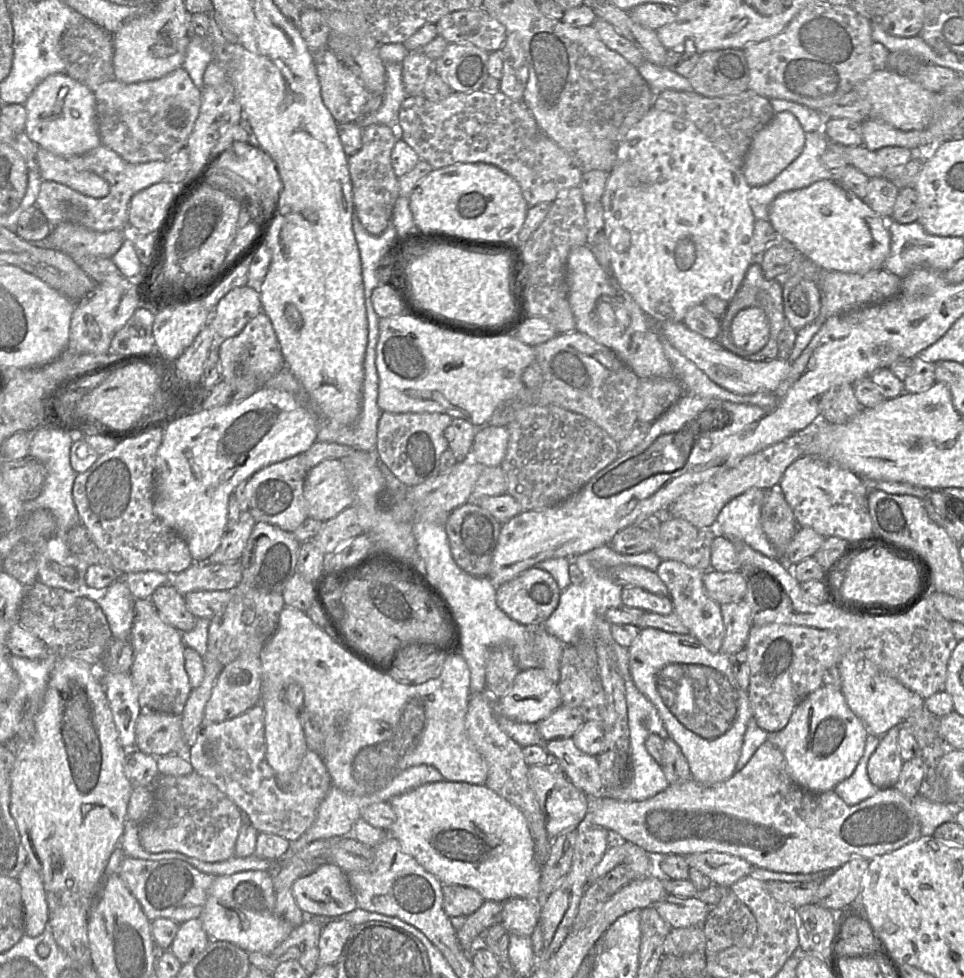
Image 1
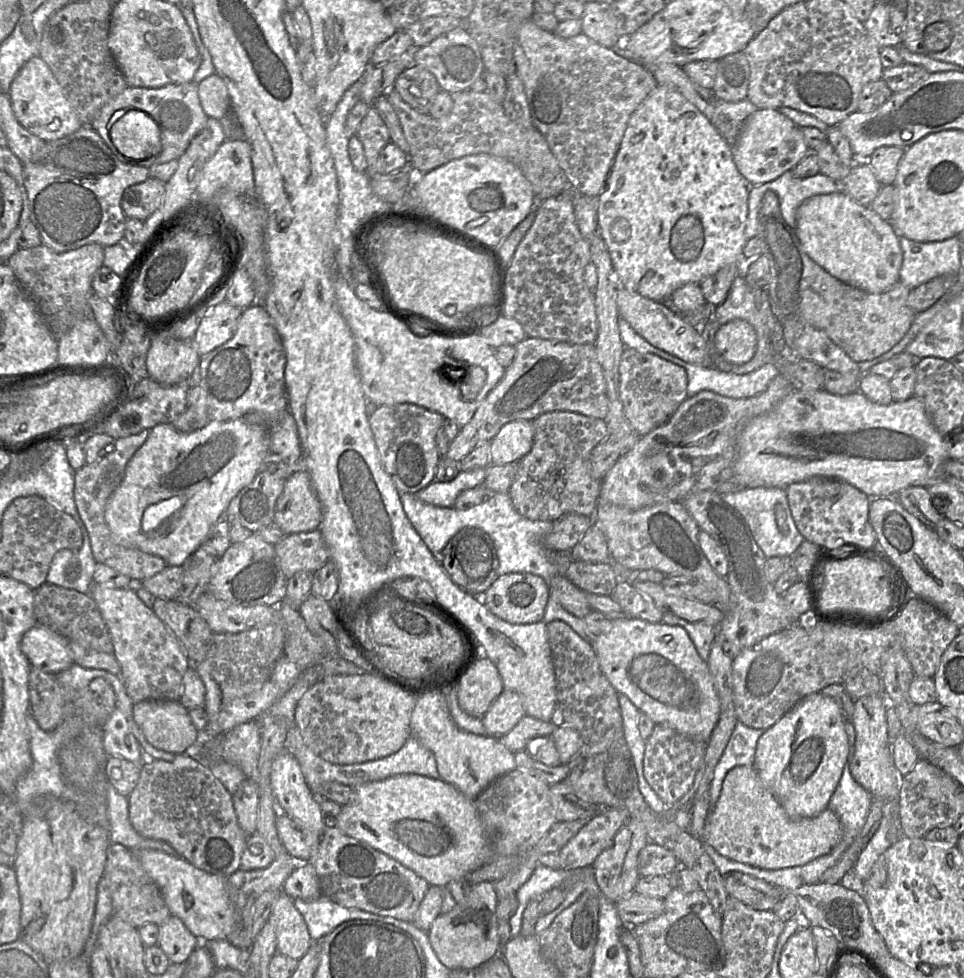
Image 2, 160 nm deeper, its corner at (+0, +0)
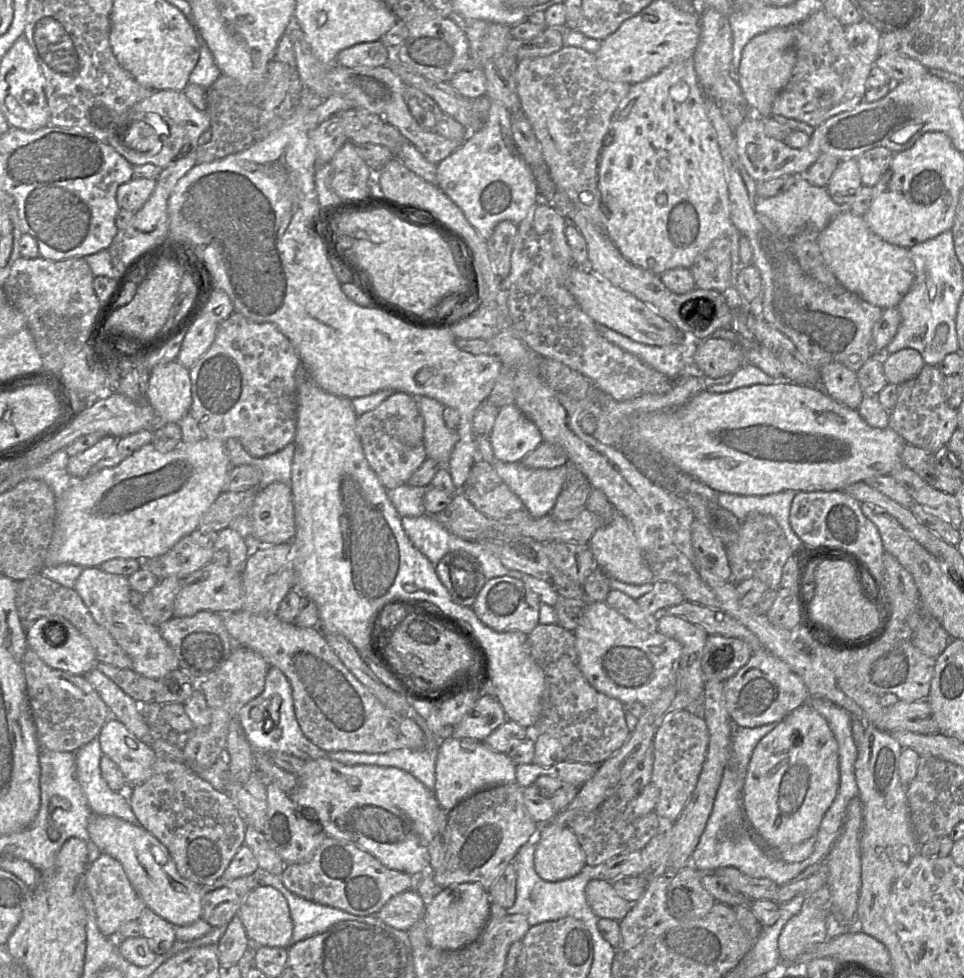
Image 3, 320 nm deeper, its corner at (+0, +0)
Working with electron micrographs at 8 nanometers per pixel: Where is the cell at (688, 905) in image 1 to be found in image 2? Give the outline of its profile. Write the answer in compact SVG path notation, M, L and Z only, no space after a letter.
M634 892L615 906L624 925L634 927L660 916L664 911L664 900Z

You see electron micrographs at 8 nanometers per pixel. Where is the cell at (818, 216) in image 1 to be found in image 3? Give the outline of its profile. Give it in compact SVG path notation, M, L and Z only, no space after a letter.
M849 209L835 216L819 233L818 244L825 262L840 284L849 292L883 310L897 307L914 282L915 267L909 249L883 240L871 230L863 216L855 215Z

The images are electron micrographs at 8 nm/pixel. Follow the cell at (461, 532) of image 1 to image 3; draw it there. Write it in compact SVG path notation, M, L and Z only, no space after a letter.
M464 551L445 555L435 566L435 572L452 600L464 607L473 606L488 581L477 559Z

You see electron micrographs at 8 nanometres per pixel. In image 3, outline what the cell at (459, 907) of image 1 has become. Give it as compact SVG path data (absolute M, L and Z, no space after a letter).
M410 889L393 896L376 915L371 916L378 917L382 922L395 929L407 931L411 926L413 926L419 919L423 917L425 909L426 905L422 897L417 891Z

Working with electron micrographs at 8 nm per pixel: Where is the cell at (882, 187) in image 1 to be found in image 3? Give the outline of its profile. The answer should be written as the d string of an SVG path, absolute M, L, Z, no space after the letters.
M849 159L839 163L826 188L835 203L850 206L862 186L857 160Z

